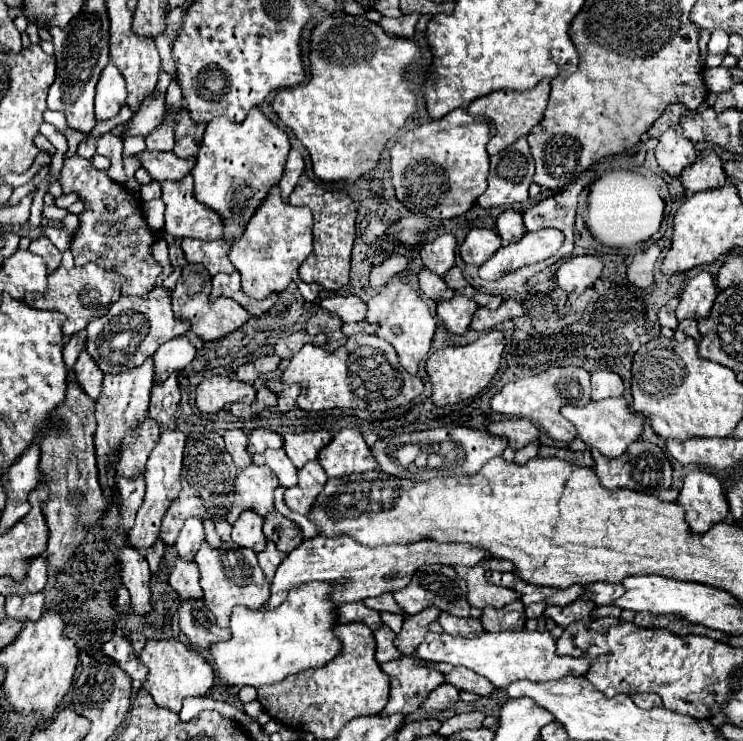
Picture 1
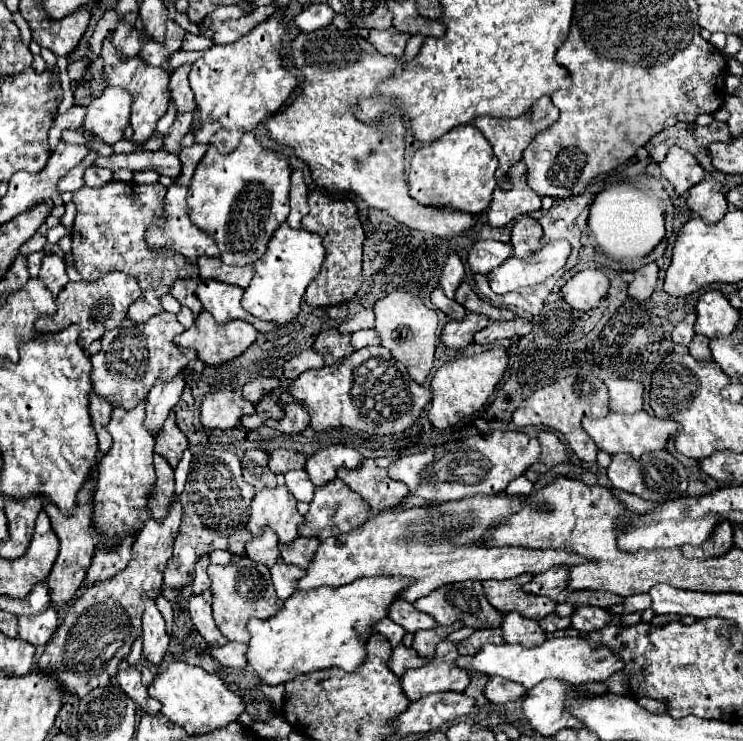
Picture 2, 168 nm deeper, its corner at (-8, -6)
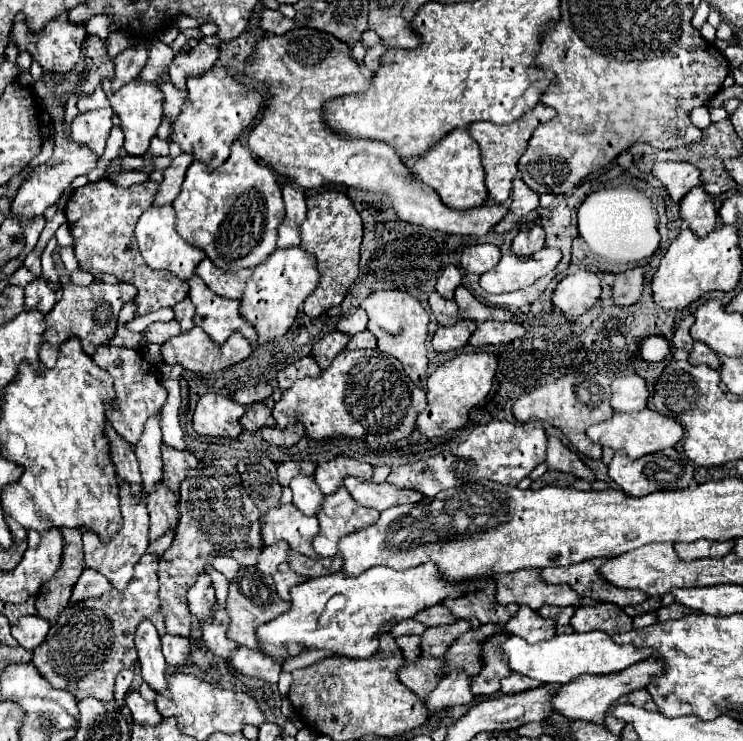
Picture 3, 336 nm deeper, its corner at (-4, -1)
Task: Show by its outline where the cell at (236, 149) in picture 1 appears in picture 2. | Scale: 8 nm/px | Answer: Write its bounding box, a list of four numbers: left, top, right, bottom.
[188,131,290,265]

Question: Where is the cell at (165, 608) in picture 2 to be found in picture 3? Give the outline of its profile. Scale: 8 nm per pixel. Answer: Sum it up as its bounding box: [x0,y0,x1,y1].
[162,636,192,666]

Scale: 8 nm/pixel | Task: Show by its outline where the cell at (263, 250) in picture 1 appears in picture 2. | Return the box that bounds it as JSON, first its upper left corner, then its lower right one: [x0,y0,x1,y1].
[242,223,324,325]

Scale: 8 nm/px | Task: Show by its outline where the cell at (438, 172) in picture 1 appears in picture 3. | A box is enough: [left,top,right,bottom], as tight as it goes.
[414,128,488,210]

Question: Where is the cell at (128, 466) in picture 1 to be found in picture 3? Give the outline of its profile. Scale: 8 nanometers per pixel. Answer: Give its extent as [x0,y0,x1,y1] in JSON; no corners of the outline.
[146,482,180,542]

